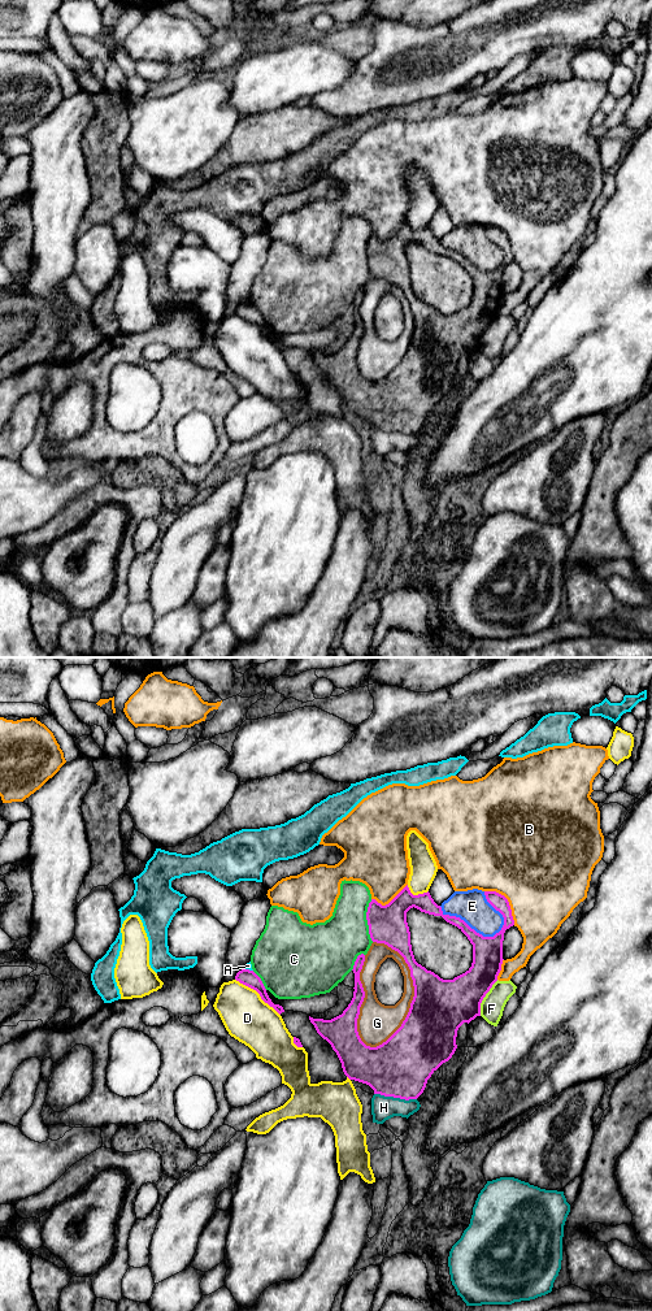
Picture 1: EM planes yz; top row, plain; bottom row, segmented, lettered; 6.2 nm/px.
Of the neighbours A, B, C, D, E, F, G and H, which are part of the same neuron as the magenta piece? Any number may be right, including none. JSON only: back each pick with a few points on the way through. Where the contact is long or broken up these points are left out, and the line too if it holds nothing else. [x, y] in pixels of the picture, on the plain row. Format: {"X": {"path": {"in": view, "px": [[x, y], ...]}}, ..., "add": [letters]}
{"add": []}

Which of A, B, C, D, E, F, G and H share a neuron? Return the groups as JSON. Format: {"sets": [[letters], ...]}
{"sets": [["A"], ["B"], ["C", "G"], ["D"], ["E"], ["F"], ["H"]]}

